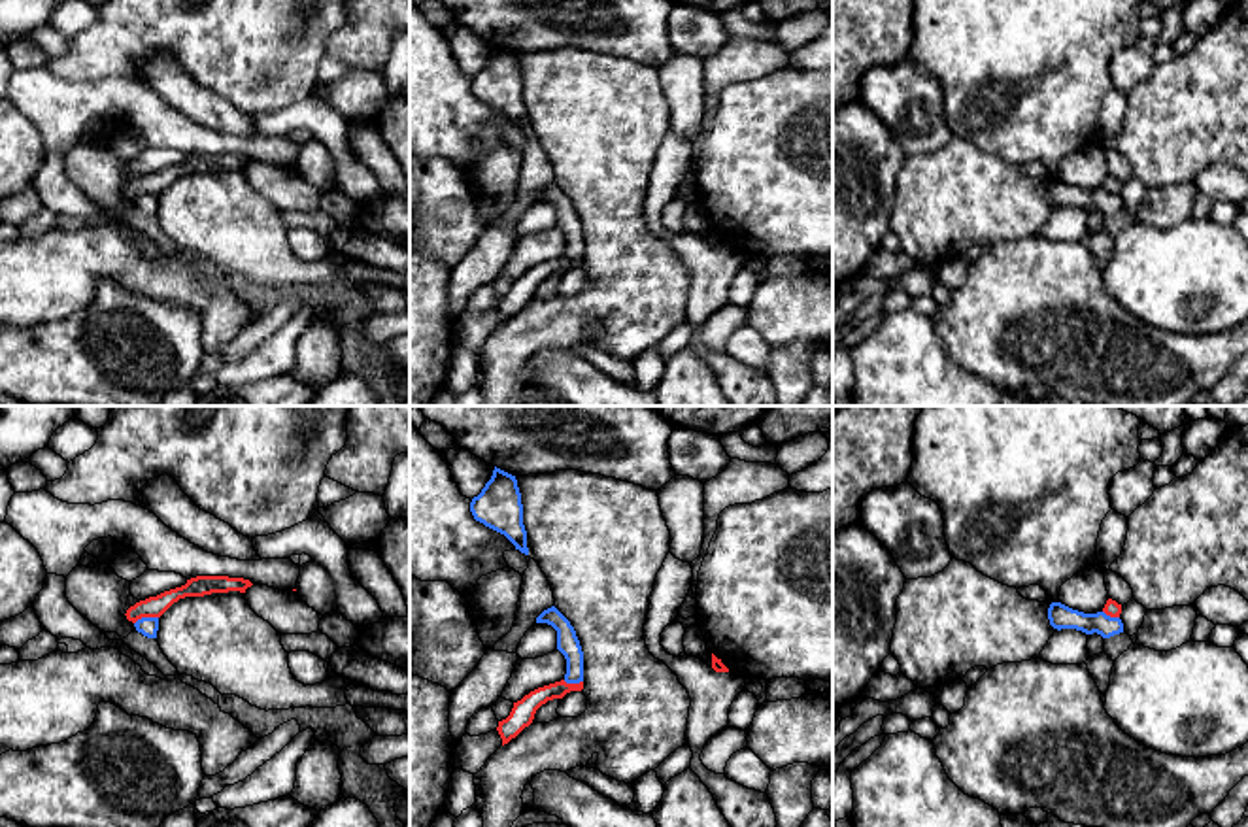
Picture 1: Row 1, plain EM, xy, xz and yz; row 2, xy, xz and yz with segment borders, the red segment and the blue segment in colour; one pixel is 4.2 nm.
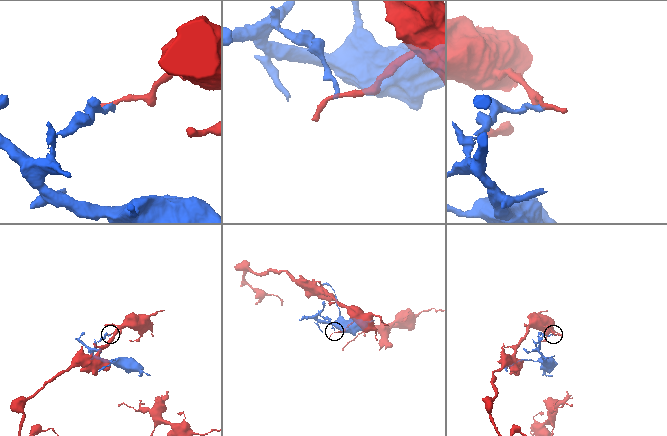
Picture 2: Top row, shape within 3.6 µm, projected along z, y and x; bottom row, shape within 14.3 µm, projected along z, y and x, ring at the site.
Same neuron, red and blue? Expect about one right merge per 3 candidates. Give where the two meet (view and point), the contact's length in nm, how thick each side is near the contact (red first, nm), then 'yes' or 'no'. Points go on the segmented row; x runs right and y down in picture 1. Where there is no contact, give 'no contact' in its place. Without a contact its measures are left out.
contact xy (146, 616); length 110 nm; calibres 90 and 80 nm; no

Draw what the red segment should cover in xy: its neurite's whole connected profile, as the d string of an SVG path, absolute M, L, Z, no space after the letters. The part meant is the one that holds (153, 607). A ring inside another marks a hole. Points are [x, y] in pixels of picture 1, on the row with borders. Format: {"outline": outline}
{"outline": "M196 576L187 580L185 585L164 591L157 597L136 602L126 610L126 619L136 623L142 617L160 617L174 602L185 597L204 597L211 593L240 591L245 593L253 583L244 578L228 576Z"}

